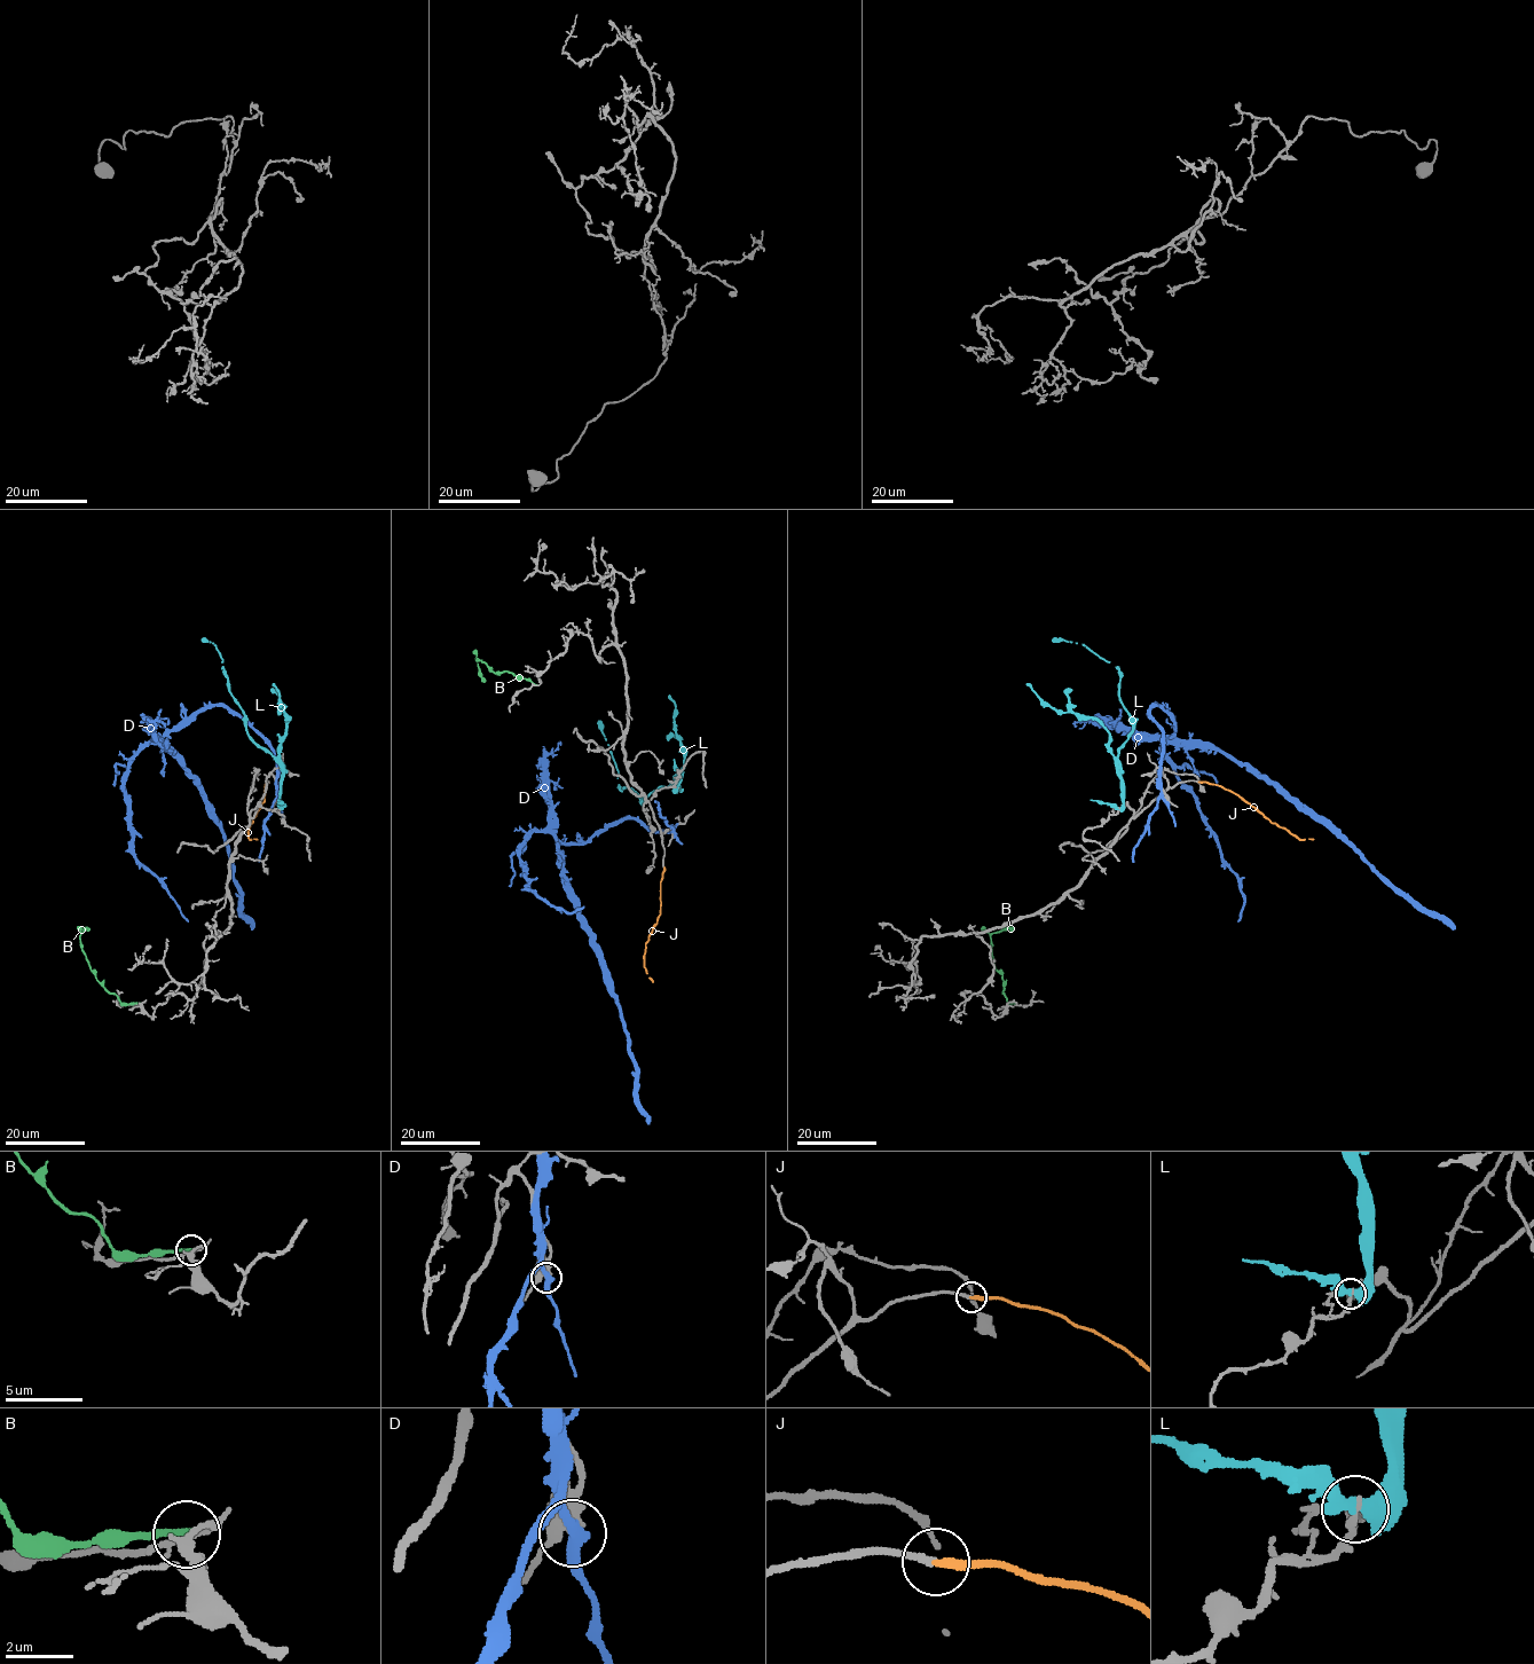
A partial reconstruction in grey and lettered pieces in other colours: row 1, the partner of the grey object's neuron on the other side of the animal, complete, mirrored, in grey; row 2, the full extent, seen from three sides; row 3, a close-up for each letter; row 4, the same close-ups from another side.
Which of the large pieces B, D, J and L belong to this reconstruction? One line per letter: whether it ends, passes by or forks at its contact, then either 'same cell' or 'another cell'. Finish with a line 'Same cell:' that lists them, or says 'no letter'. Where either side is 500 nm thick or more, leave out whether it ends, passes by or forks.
B: it ends; another cell
D: another cell
J: it ends; same cell
L: it passes by; another cell
Same cell: J

